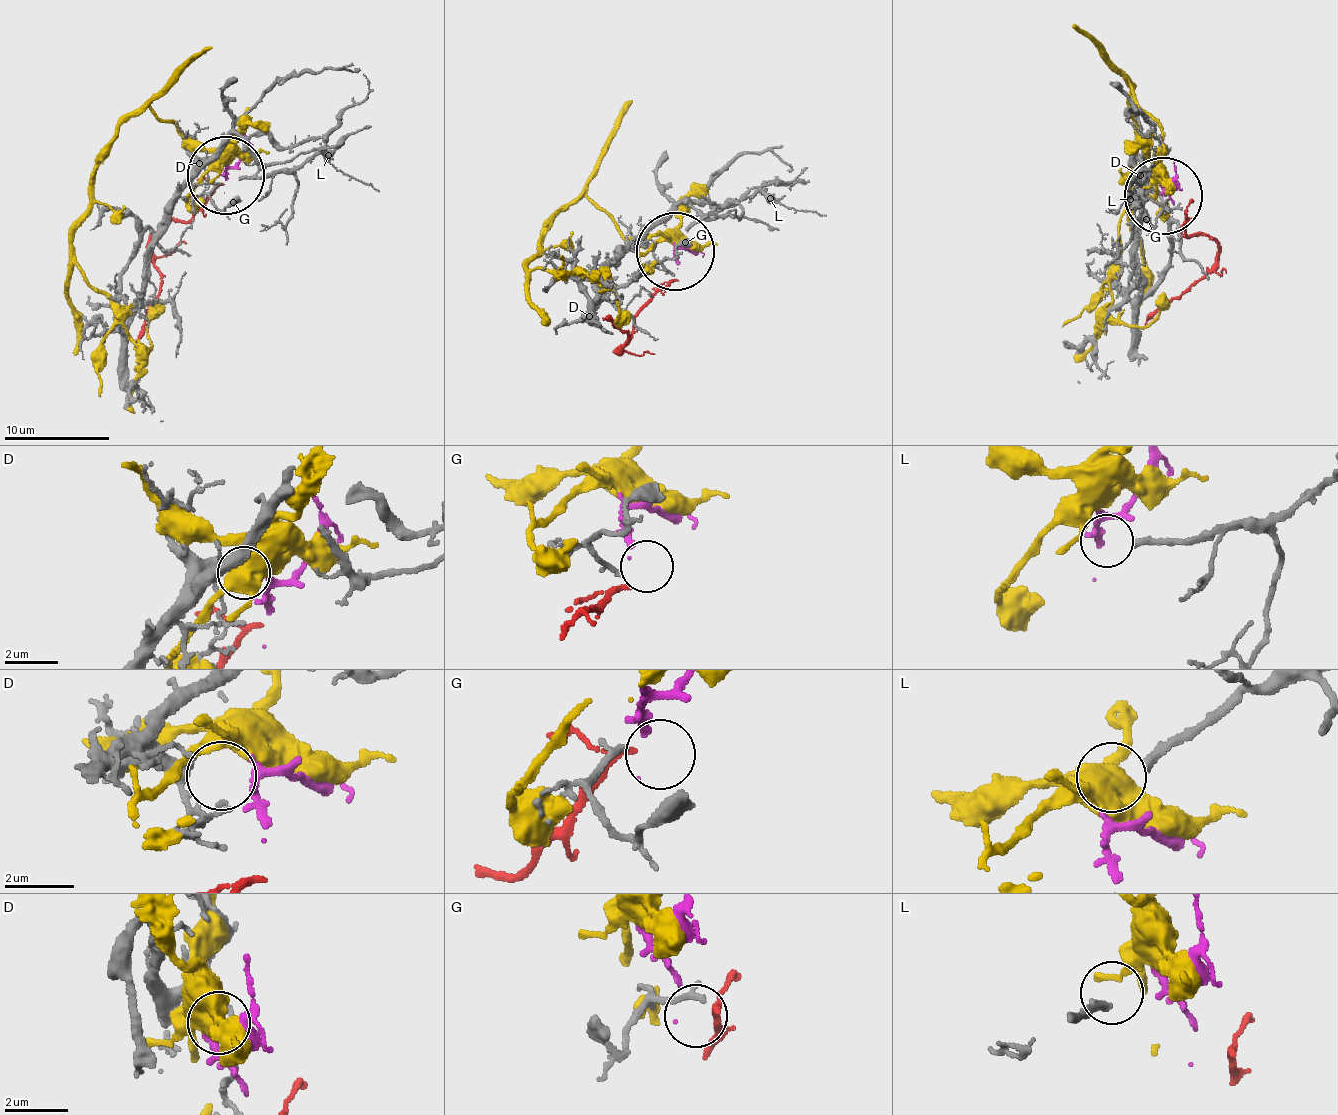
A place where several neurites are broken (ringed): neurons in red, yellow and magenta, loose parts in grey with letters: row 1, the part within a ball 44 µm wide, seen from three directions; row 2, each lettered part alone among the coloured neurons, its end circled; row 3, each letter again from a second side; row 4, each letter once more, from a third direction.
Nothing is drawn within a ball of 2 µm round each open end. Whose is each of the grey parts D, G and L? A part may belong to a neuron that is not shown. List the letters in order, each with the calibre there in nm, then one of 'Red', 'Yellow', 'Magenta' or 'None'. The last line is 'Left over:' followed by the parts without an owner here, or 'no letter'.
D: Thickness 360 nm. Magenta
G: Thickness 190 nm. None
L: Thickness 260 nm. None
Left over: G, L

